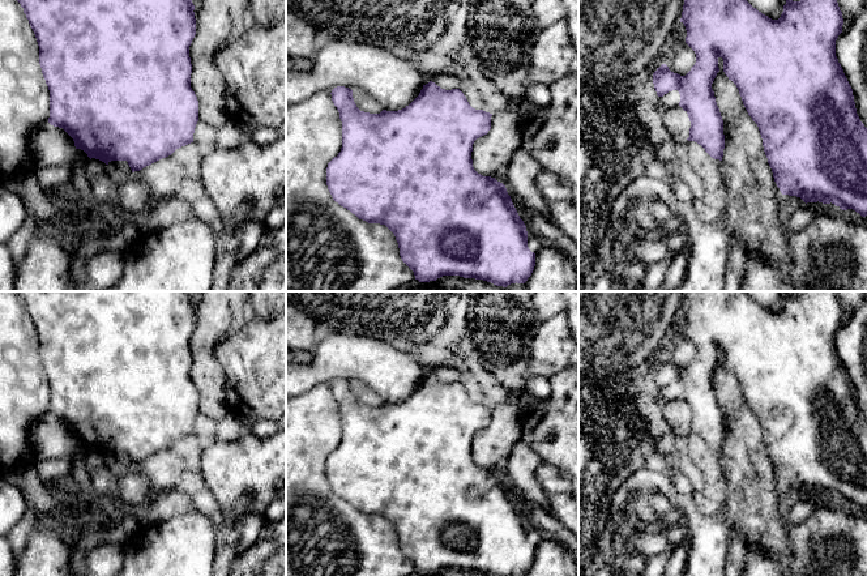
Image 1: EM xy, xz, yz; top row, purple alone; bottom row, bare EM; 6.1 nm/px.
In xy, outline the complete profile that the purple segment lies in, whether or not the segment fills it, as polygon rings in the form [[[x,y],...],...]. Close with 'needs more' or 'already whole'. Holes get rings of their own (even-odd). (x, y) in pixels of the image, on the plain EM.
[[[16,291],[24,300],[24,306],[35,327],[39,338],[39,357],[43,370],[50,383],[50,410],[48,415],[54,419],[63,421],[74,434],[76,441],[84,443],[87,449],[99,452],[108,457],[111,453],[127,453],[132,465],[140,464],[144,460],[171,448],[176,441],[193,435],[193,426],[198,414],[198,393],[191,380],[192,357],[189,350],[189,338],[196,328],[195,298],[192,291]]] | already whole

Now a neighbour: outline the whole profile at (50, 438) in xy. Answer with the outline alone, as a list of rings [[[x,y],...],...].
[[[50,415],[39,418],[33,424],[29,440],[34,464],[71,456],[76,444],[73,431],[63,421]]]

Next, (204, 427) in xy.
[[[200,413],[197,414],[193,426],[193,435],[200,438],[204,443],[209,443],[215,440],[215,430],[217,430],[217,419],[209,418]]]

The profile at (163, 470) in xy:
[[[191,435],[171,448],[134,464],[133,469],[150,483],[154,494],[175,490],[183,472],[201,469],[204,445],[200,438]]]

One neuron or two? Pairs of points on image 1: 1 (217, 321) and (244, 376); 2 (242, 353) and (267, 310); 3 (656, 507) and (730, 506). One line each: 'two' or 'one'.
1: two
2: two
3: two

